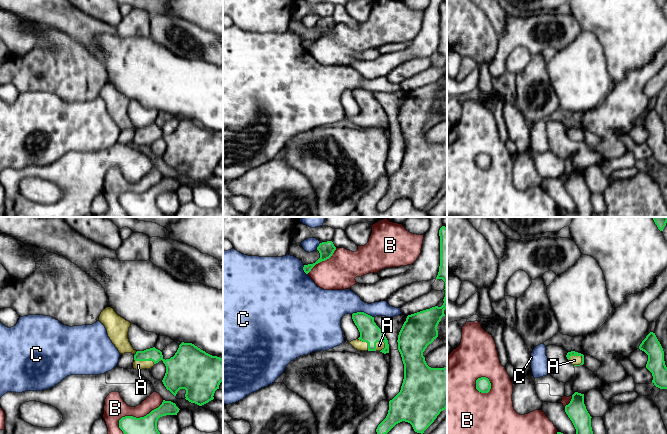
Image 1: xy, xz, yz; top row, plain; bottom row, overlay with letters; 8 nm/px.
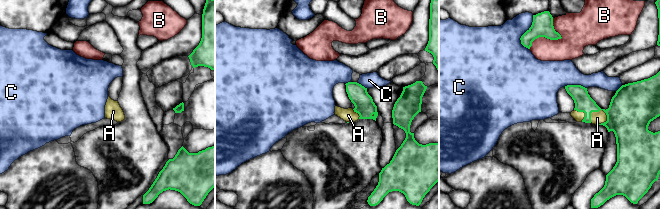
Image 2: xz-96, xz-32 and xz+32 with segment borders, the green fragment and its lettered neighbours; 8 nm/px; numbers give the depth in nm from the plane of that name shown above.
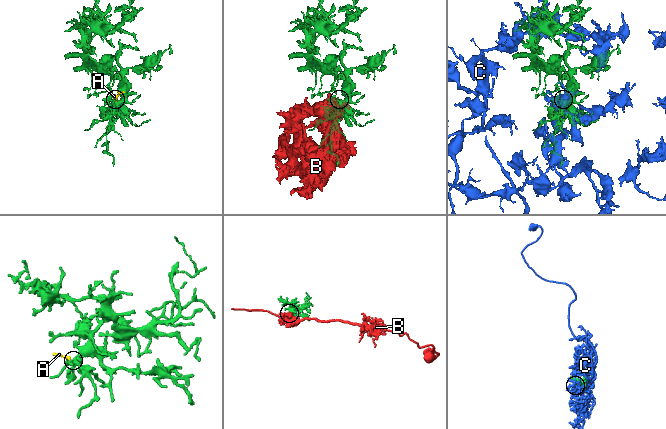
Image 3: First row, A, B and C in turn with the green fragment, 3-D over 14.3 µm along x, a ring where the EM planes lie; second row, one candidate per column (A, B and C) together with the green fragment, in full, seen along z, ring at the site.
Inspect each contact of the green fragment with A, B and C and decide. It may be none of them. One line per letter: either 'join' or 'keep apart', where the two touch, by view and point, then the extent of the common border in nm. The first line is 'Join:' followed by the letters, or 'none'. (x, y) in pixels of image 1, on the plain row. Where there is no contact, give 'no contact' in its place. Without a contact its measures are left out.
Join: A
A: join | yz (574, 131) | 120 nm
B: keep apart | xy (131, 192) | 440 nm
C: keep apart | xz (363, 88) | 180 nm

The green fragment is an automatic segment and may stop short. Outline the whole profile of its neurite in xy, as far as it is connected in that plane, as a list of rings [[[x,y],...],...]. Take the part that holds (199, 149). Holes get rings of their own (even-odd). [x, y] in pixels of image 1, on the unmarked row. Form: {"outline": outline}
{"outline": [[[106,83],[99,97],[105,102],[108,113],[120,130],[134,131],[134,145],[150,145],[162,137],[166,142],[162,158],[174,172],[180,165],[185,165],[185,175],[199,182],[214,175],[214,169],[223,157],[222,134],[212,132],[192,119],[182,118],[175,131],[165,136],[162,128],[155,123],[136,127],[128,115],[131,99],[119,92],[113,84]]]}

